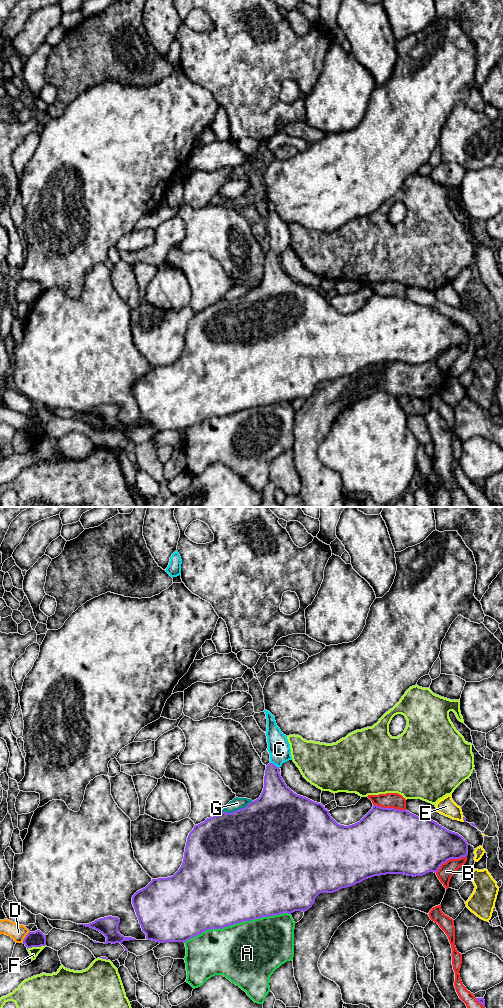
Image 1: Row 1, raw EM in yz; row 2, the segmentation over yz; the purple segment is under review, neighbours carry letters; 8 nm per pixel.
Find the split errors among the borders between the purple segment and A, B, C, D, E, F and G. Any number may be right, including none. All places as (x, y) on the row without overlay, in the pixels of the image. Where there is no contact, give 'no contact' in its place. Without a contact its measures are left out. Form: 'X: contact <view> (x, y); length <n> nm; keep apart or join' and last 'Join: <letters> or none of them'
A: contact yz (236, 411); length 850 nm; keep apart
B: contact yz (450, 346); length 280 nm; keep apart
C: contact yz (275, 253); length 90 nm; join
D: contact yz (25, 425); length 110 nm; keep apart
E: contact yz (463, 307); length 50 nm; keep apart
F: contact yz (36, 434); length 160 nm; keep apart
G: contact yz (237, 298); length 260 nm; keep apart
Join: C

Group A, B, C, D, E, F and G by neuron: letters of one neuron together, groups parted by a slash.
A / B / C / D / E / F / G

